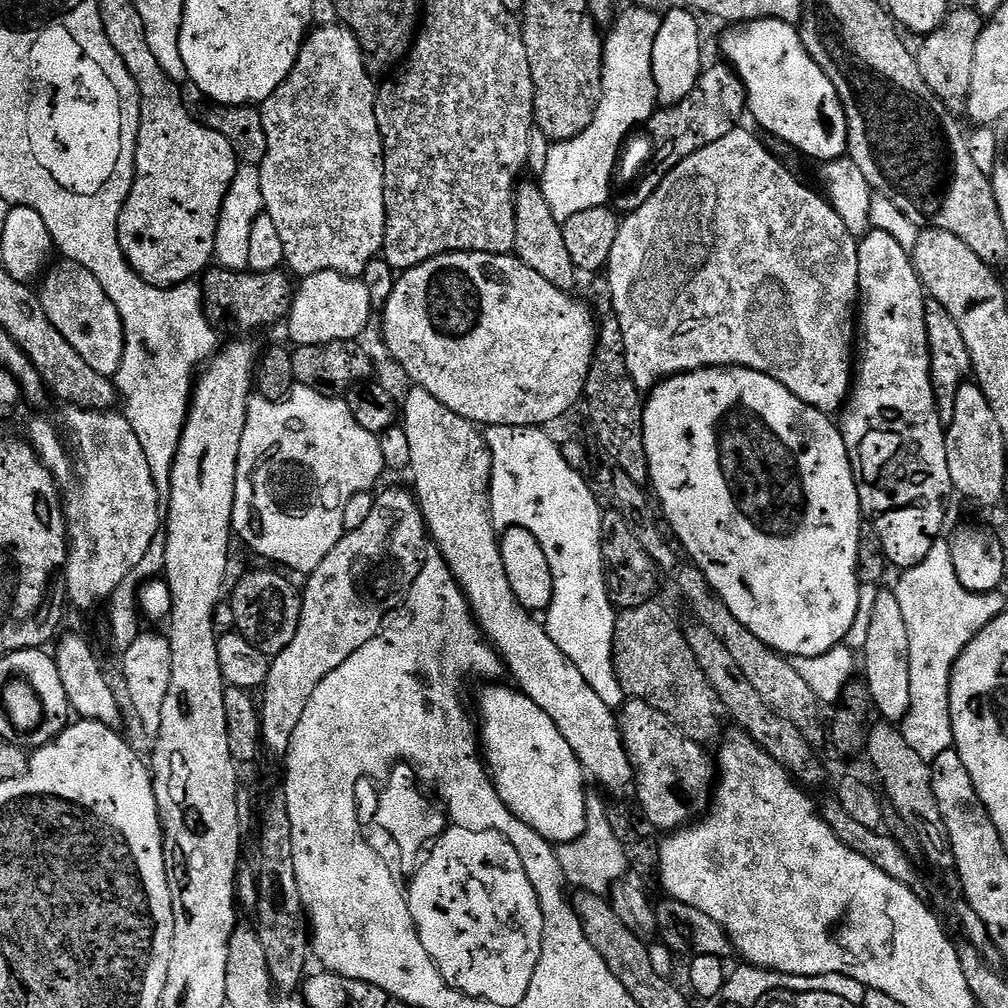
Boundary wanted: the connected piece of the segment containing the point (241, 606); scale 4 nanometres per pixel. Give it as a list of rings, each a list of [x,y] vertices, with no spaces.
[[[272,571],[276,572],[248,572],[237,582],[236,589],[230,592],[236,631],[254,646],[258,646],[258,650],[265,652],[269,658],[286,650],[286,646],[294,642],[302,610],[301,589],[295,588],[283,571]]]

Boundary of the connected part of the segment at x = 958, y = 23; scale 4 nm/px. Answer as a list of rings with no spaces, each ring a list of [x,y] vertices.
[[[953,7],[935,30],[923,37],[924,44],[915,53],[922,78],[930,86],[932,95],[945,102],[963,101],[970,90],[970,78],[974,78],[974,50],[978,46],[982,17],[974,7]]]

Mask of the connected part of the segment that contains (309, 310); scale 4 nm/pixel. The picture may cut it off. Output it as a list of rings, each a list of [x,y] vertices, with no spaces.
[[[319,272],[303,277],[295,289],[286,326],[293,345],[325,344],[343,340],[359,341],[372,316],[372,292],[363,279],[337,272]]]

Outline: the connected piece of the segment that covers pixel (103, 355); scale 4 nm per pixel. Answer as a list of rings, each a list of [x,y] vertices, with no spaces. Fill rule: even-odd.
[[[61,259],[59,263],[53,263],[39,281],[40,305],[46,310],[50,322],[58,326],[62,338],[66,338],[66,342],[70,342],[70,346],[82,354],[90,370],[98,370],[98,374],[109,378],[115,377],[122,366],[124,353],[124,323],[118,314],[118,306],[106,298],[106,290],[102,290],[98,278],[94,278],[86,266],[66,259]]]

